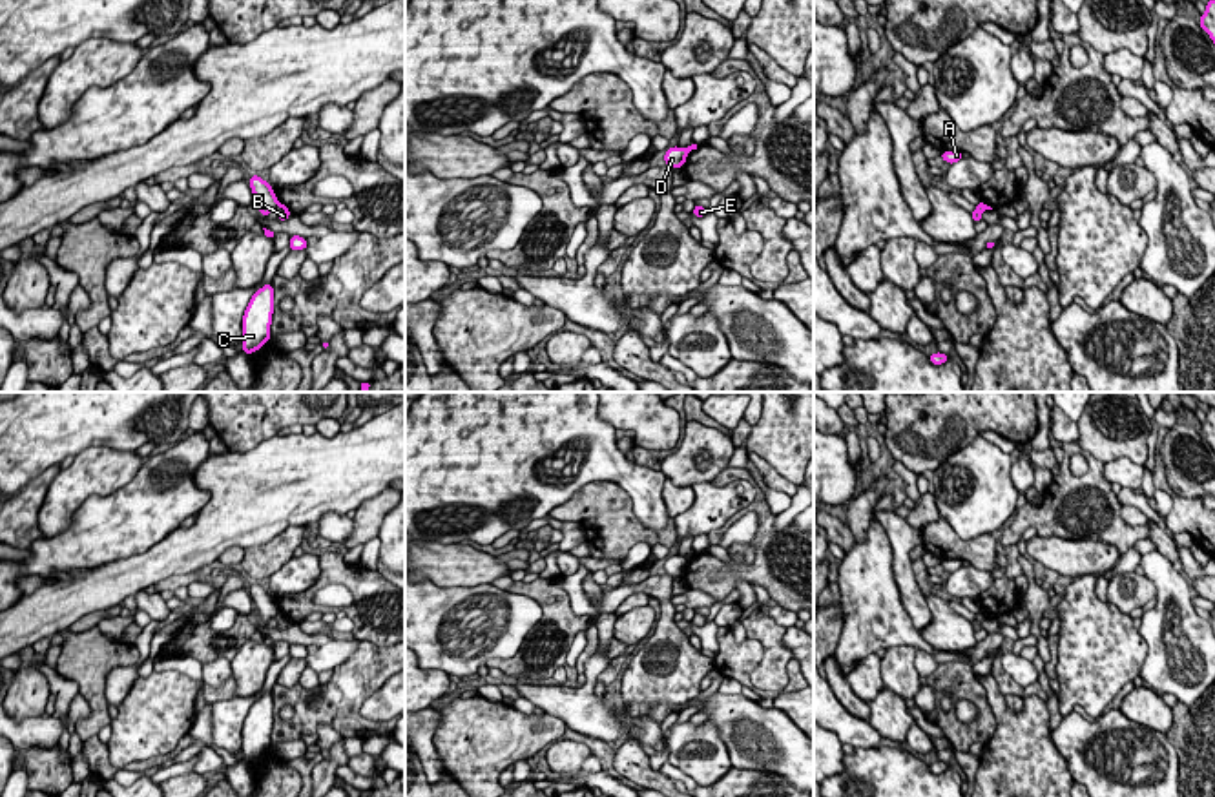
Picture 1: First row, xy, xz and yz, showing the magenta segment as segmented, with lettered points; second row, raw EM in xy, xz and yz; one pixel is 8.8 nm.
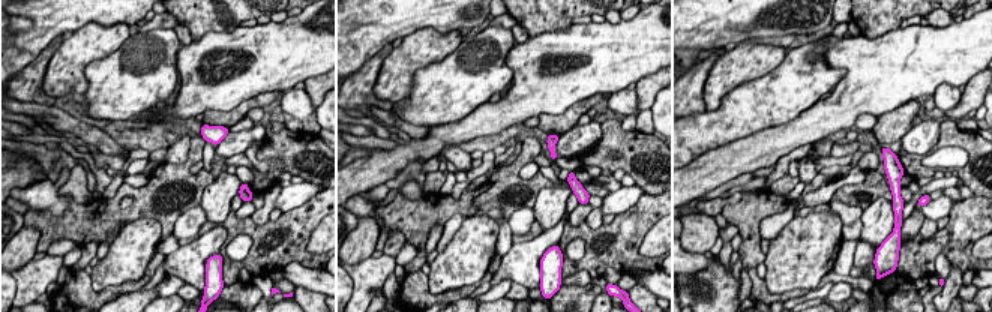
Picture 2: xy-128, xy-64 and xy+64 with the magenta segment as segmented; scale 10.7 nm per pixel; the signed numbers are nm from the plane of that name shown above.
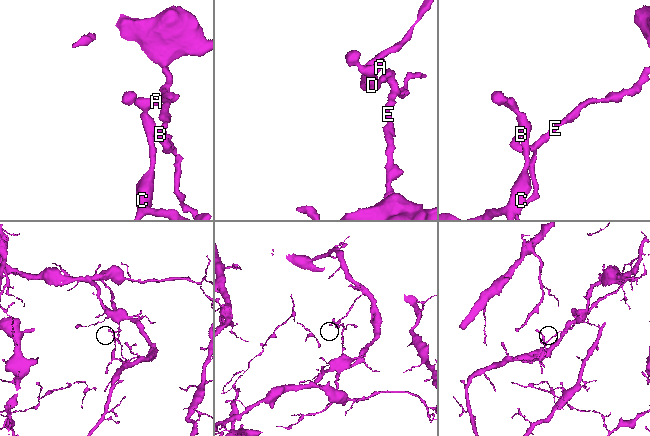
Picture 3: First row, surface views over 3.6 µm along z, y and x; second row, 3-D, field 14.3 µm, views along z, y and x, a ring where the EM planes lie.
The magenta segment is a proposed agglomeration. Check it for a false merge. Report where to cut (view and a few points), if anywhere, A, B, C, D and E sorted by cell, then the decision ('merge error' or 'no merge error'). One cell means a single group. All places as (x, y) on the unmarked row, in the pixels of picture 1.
xy (280, 611), (274, 617) | A C D / B E | merge error

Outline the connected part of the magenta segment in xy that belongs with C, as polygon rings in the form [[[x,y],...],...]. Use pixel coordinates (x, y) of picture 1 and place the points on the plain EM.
[[[266,691],[259,697],[243,722],[243,761],[250,764],[270,750],[270,733],[274,722],[274,697]]]

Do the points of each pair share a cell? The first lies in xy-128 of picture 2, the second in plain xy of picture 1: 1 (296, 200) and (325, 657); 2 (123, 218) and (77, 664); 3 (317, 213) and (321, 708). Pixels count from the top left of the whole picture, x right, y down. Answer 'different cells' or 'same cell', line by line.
1: same cell
2: same cell
3: same cell

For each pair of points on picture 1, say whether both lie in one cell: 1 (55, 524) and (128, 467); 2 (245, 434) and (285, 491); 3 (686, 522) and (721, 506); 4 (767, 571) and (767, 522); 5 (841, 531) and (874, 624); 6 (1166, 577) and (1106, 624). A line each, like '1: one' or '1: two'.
1: one
2: two
3: one
4: one
5: two
6: two

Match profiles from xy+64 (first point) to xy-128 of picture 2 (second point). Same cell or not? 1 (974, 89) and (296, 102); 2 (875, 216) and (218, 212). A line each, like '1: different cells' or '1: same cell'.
1: different cells
2: same cell

